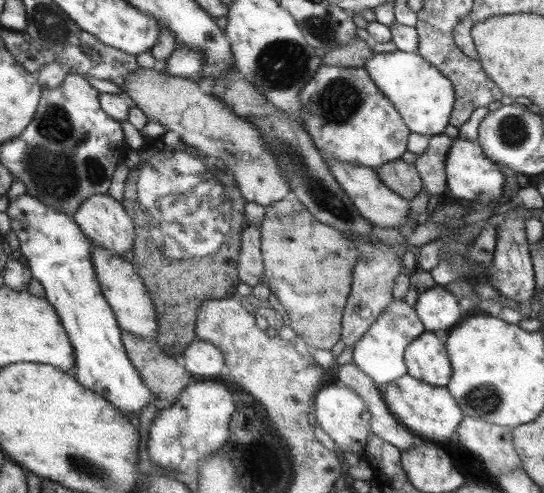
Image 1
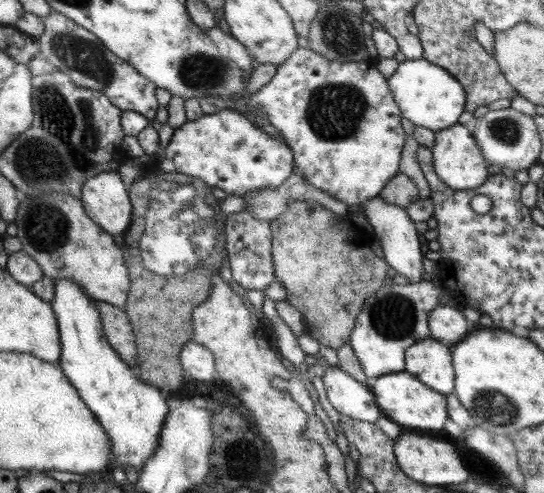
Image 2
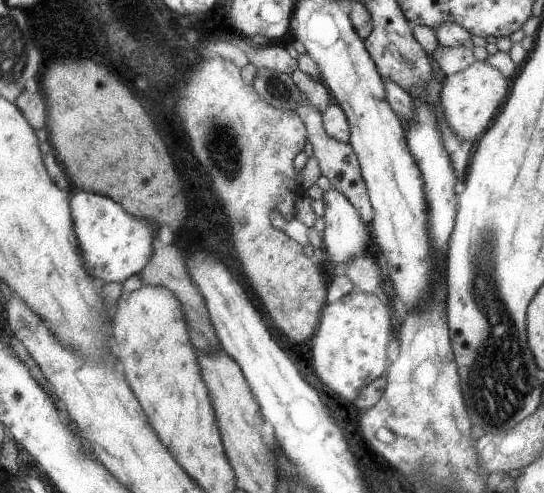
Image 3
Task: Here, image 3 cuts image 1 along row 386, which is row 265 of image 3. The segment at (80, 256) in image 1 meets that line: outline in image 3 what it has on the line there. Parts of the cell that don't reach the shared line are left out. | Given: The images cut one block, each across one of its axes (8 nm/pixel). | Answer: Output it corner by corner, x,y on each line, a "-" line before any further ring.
85,191
70,198
70,215
82,266
98,283
122,283
149,262
156,233
149,219
128,215
111,198

